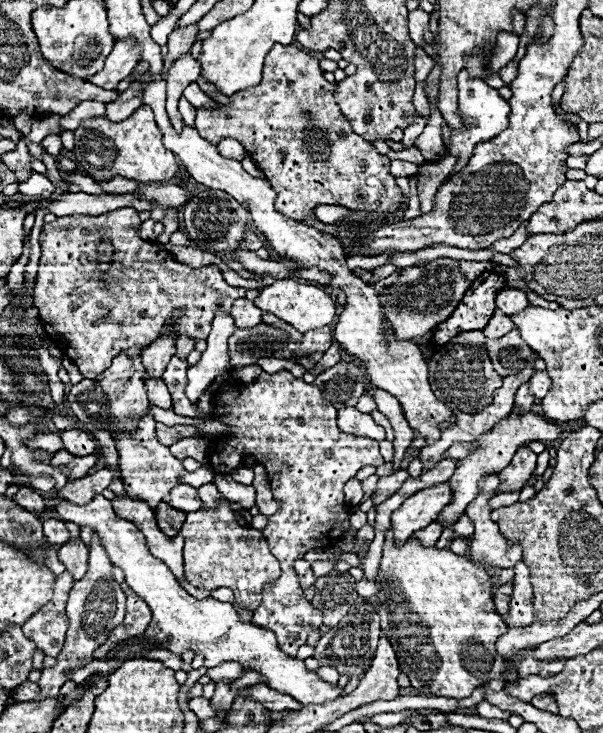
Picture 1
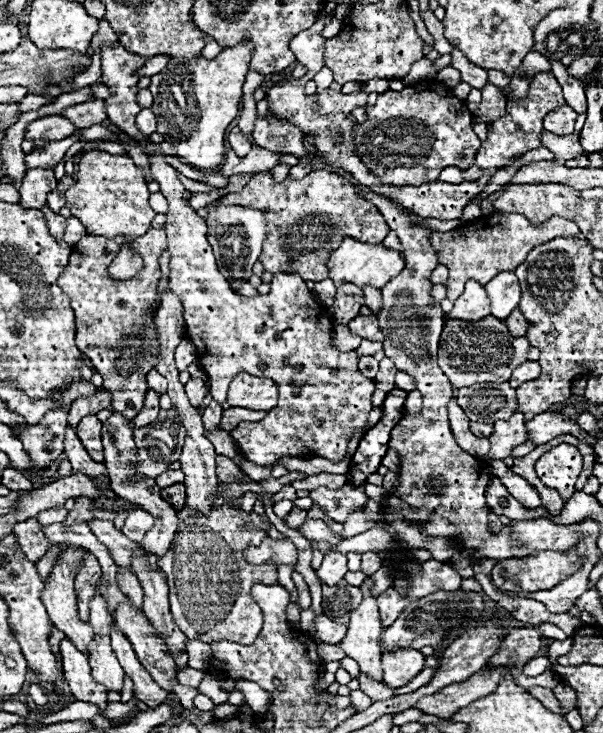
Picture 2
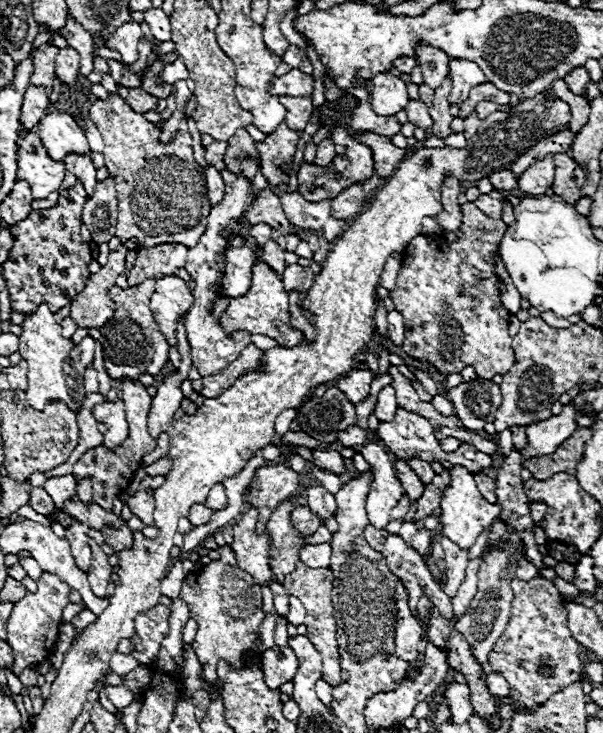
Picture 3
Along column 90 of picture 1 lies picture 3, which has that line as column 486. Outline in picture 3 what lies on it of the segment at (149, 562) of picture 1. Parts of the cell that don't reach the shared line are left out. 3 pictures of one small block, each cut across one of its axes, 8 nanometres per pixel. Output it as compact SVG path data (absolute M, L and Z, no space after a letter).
M456 466L450 470L452 474L452 482L450 486L444 490L442 500L440 500L440 522L442 522L442 534L446 538L450 538L454 544L458 544L462 550L468 550L476 538L480 536L480 532L484 532L494 518L500 516L502 506L500 504L490 504L484 500L484 496L480 494L480 490L476 488L474 482L474 474L470 474L464 466Z

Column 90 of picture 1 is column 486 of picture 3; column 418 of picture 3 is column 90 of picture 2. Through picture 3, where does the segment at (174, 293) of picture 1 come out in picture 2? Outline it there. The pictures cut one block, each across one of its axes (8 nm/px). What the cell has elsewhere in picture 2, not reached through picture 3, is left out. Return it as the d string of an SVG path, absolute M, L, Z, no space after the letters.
M150 228L142 238L130 242L128 246L142 256L144 266L134 278L118 282L108 276L108 266L124 242L124 238L108 240L84 236L78 244L74 244L70 260L64 272L58 276L58 286L70 296L70 306L76 316L76 344L92 362L96 372L102 374L104 388L108 388L112 394L112 410L132 420L142 408L148 390L146 374L158 364L160 344L154 324L154 304L160 282L158 256L162 250L166 250L168 240L164 230Z

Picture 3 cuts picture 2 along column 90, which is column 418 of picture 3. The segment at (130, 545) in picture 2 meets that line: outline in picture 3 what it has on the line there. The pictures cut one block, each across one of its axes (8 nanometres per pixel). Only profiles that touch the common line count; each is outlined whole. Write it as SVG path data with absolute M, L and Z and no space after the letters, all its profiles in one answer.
M434 512L434 514L430 514L430 516L422 518L422 520L416 520L414 524L416 524L420 530L436 530L436 528L440 526L440 520L438 520L438 512Z

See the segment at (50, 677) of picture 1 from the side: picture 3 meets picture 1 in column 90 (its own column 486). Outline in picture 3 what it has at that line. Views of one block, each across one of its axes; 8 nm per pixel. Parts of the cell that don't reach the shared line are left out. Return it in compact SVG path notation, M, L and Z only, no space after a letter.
M496 518L488 536L488 544L484 548L484 560L480 564L478 570L478 592L470 604L470 610L460 616L460 620L456 622L456 630L460 630L460 634L464 634L472 646L472 652L476 654L476 660L480 664L484 664L488 660L488 652L492 650L492 646L496 644L496 640L500 638L500 634L504 632L508 618L510 618L510 610L512 610L512 600L514 600L514 590L510 586L510 582L516 578L516 568L518 568L518 560L522 556L522 536L518 530L514 530L508 522L504 522L502 518Z

